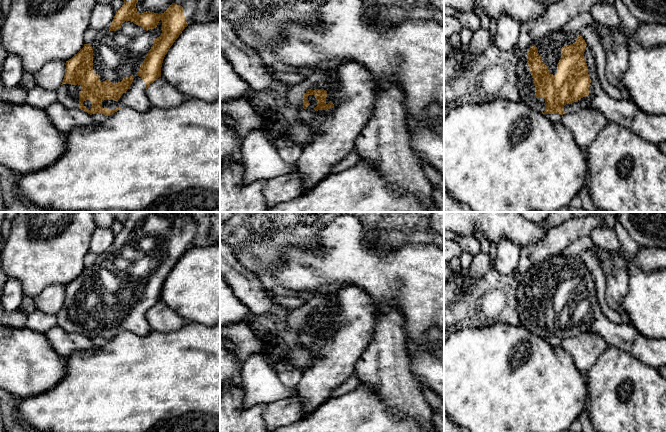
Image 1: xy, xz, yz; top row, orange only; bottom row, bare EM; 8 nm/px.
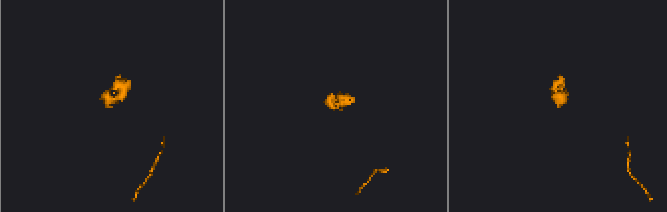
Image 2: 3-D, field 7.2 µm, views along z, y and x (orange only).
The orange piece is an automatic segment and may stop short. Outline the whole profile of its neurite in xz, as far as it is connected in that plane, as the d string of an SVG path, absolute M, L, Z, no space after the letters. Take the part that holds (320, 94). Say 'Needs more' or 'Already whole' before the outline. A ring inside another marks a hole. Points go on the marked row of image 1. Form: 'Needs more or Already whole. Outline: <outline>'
Needs more. Outline: M349 61L335 71L309 72L304 81L289 87L287 102L299 110L299 120L313 133L313 139L302 147L296 171L304 178L301 193L325 179L332 167L354 151L355 141L374 109L376 83L372 74L358 62Z

